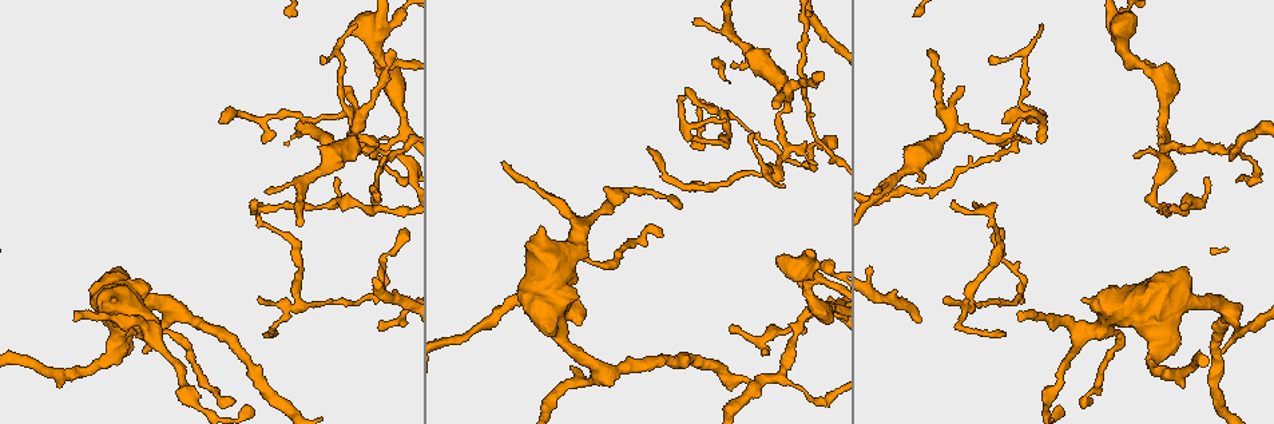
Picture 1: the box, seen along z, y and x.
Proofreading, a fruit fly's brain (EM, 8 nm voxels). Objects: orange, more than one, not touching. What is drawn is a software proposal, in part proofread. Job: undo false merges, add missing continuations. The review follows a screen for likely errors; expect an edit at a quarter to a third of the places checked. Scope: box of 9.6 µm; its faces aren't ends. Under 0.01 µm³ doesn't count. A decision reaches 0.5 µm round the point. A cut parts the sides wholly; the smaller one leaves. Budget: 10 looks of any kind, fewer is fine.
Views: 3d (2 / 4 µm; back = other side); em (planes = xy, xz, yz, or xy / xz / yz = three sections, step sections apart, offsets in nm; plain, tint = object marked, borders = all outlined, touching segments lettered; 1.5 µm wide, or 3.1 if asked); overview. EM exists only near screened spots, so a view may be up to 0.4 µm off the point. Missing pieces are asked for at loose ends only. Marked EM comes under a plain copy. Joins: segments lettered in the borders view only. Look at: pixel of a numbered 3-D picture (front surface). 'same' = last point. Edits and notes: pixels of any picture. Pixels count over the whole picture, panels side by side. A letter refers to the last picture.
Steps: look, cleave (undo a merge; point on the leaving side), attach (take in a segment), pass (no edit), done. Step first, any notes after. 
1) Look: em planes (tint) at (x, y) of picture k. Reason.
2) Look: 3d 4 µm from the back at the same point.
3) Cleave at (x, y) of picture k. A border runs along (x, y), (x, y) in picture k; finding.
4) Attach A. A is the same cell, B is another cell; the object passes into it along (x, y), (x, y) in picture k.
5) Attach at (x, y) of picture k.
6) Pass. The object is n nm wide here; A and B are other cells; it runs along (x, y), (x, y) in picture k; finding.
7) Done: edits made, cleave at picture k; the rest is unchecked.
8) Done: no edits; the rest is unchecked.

Look: em xz step 8 (tint) at (730, 114) of picture 1. Arms part here.

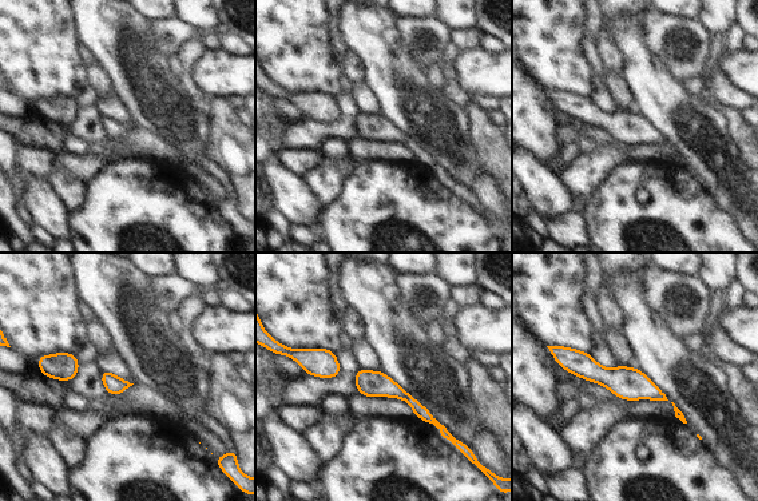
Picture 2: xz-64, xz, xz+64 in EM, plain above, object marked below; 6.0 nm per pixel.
Look: em planes (borders) at the same point.

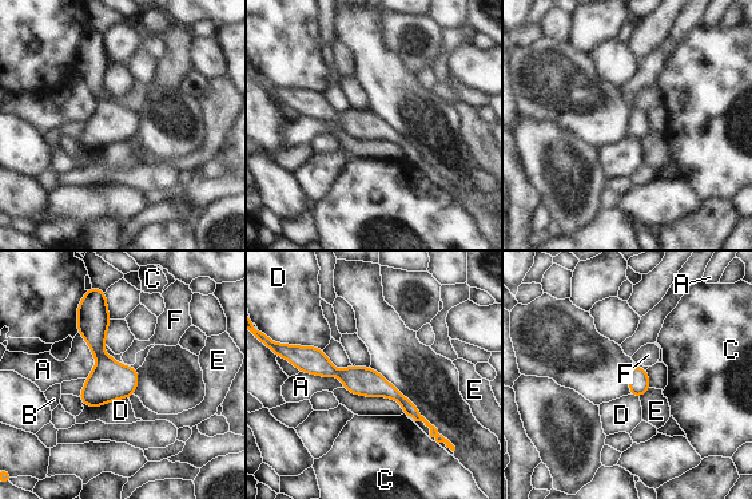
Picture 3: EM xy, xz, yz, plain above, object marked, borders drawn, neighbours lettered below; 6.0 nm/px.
Pass. The object is 130 nm wide here; A, B, C, D, E and F are other cells; all the same neuron.

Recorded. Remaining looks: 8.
Look: em xz step 4 (tint) at (722, 123) of picture 1. Thin end.

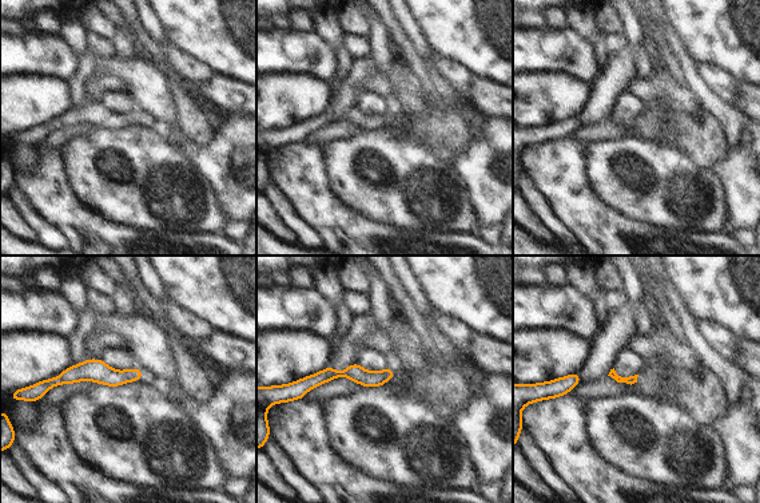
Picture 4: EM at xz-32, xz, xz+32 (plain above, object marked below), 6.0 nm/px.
Look: em planes (borders) at the same point. Cut it another way.

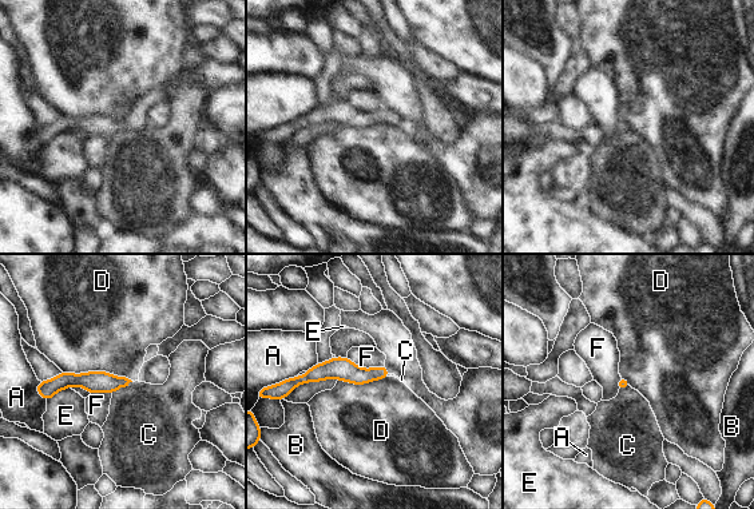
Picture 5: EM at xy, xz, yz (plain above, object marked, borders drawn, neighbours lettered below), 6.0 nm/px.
Pass. A, B, C, D, E and F are other cells; it runs along (385, 373), (320, 372), (294, 382) in picture 5; no lettered segment goes on from it.

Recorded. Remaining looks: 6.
Look: 3d 4 µm from the back at (355, 25) of picture 1. An open end.

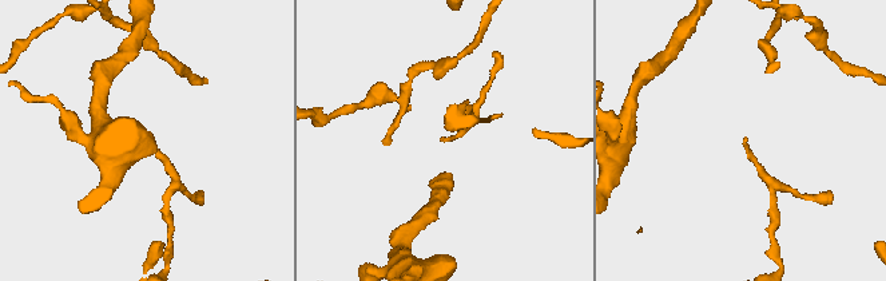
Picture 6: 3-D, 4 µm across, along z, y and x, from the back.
Look: em planes (borders) at (745, 138) of picture 6.

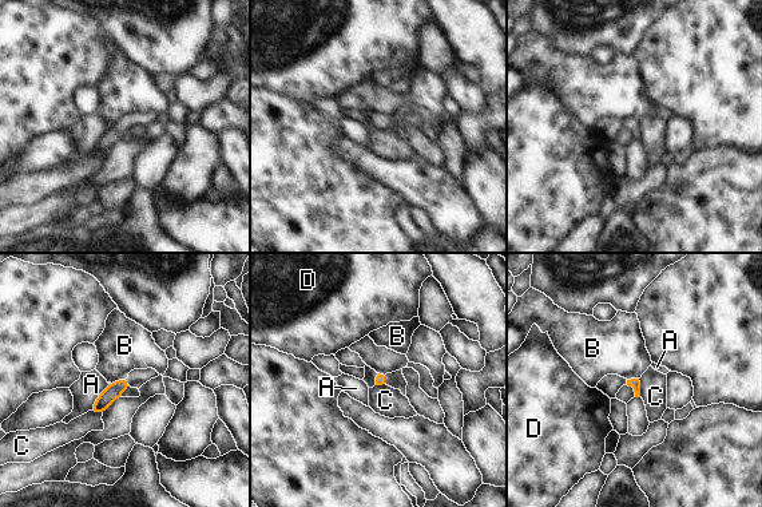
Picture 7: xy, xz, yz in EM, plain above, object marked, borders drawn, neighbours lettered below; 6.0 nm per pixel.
Pass. A, B, C and D are other cells; none of them fits.

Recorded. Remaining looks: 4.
Look: em xz step 4 (borders) at (393, 51) of picture 1. Tapers out.

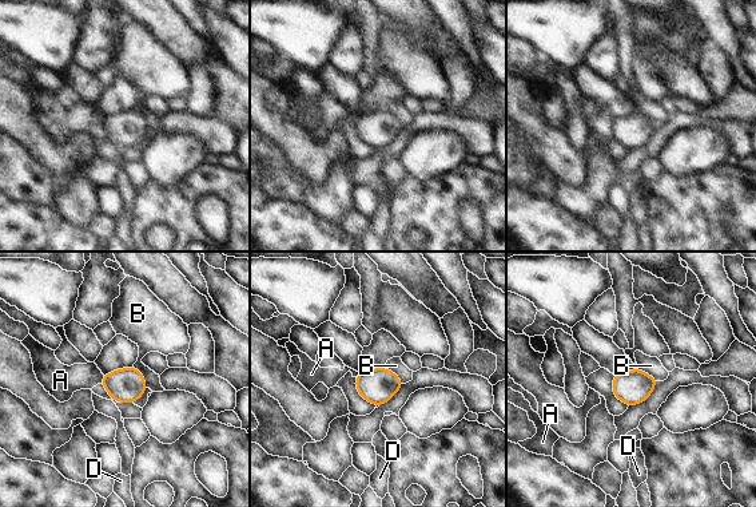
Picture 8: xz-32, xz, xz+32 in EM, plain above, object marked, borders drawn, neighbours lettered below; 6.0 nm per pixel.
Pass. The longest contact is with B, 160 nm; A, B and D are other cells; a border runs along (134, 365), (140, 372), (147, 387) in picture 8; no lettered segment goes on from it.

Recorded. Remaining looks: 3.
Done: no edits; the rest is unchecked.

